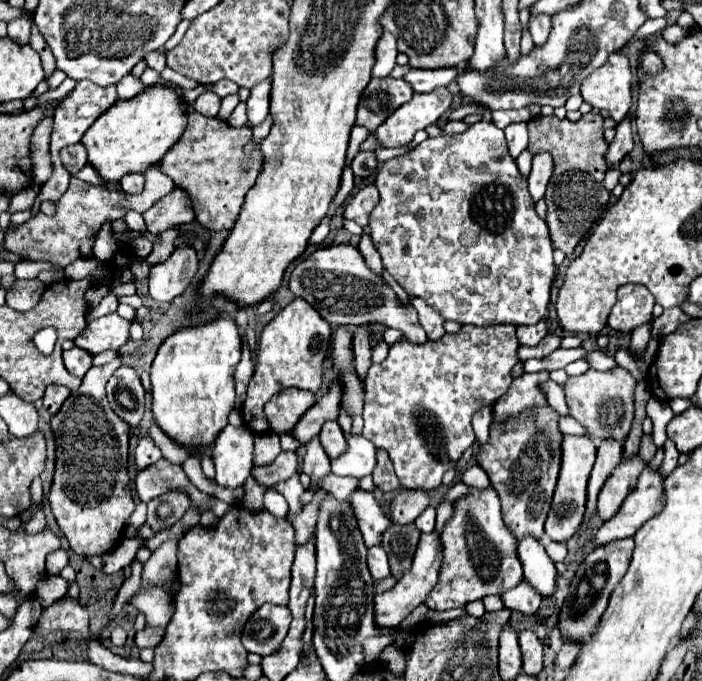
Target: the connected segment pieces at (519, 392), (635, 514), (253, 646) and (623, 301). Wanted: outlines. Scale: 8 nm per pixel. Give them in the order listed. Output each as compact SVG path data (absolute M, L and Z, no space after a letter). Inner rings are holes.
M549 372L523 374L511 382L507 394L503 394L493 406L495 420L507 420L509 416L519 416L529 406L545 406L547 400L539 390L539 384L549 380Z
M645 468L635 488L621 504L619 512L611 520L603 522L603 526L597 530L589 546L599 548L617 538L635 536L635 532L661 508L663 508L663 476L659 474L659 470L653 472Z
M263 604L245 624L243 646L247 652L269 656L279 650L279 644L287 636L291 624L291 612L287 606Z
M625 284L619 288L617 304L609 314L609 326L619 332L633 332L651 320L655 298L643 284Z

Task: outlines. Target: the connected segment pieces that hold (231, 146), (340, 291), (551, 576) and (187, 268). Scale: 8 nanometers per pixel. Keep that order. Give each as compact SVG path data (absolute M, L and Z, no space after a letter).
M191 104L187 106L187 120L183 136L163 156L159 168L163 168L163 174L171 176L177 188L187 192L201 226L211 232L231 230L241 212L245 194L253 188L263 168L263 152L259 152L259 148L249 154L245 152L245 146L253 138L253 130L247 126L233 128L223 120L207 118L195 112Z
M349 244L315 250L307 260L295 266L289 280L289 290L313 304L331 326L365 326L377 322L387 328L401 330L415 344L427 342L415 308L411 304L401 304L383 276L369 270L361 252Z
M533 536L517 540L517 558L523 566L525 580L539 592L541 598L555 598L557 592L557 568L555 562L547 556L543 544Z
M189 246L175 248L169 260L157 264L149 272L149 296L161 304L183 294L197 272L199 258Z

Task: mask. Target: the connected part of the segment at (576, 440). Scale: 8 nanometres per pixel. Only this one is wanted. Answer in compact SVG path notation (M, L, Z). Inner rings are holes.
M563 436L563 462L561 462L561 474L557 480L551 512L545 522L545 534L553 542L567 542L581 526L587 506L587 482L591 468L595 464L595 444L591 438L581 436Z

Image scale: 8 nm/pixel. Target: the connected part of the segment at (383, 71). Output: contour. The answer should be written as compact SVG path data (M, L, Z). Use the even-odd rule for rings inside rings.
M383 30L381 38L377 40L377 46L375 46L373 76L387 78L395 66L395 58L397 58L397 40L395 40L395 36L391 36L391 32Z

